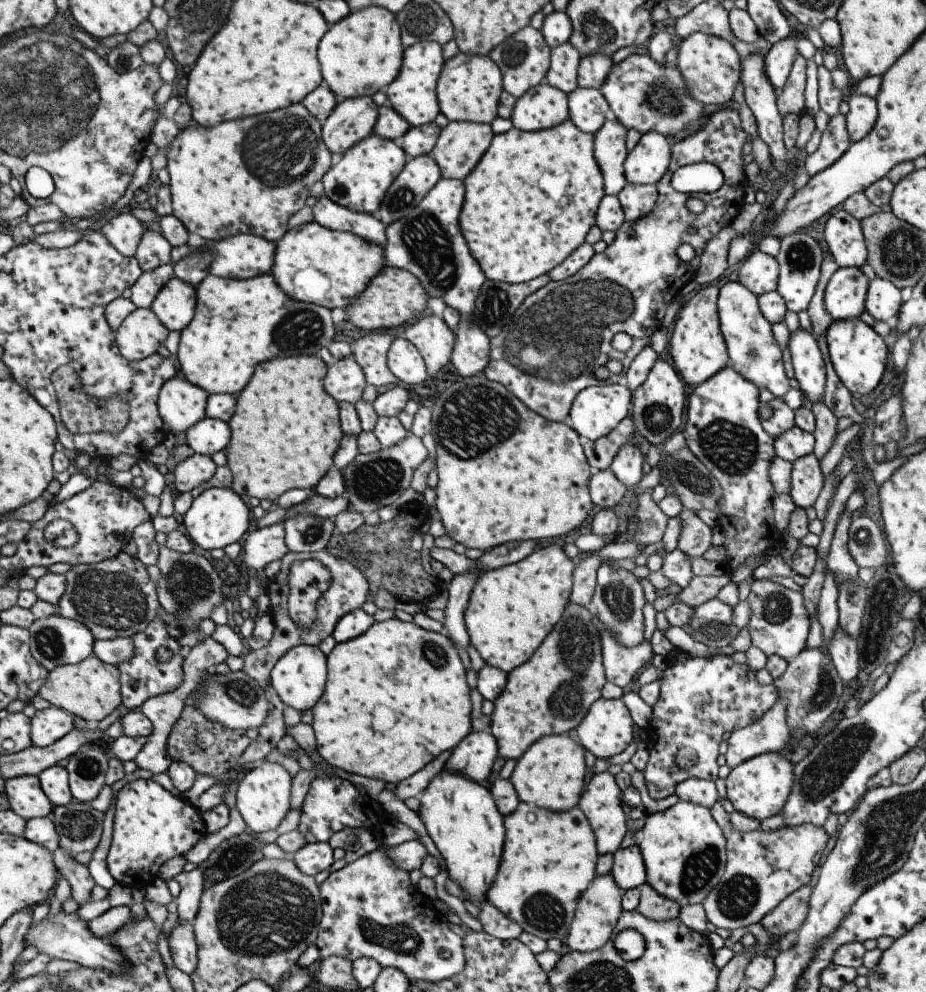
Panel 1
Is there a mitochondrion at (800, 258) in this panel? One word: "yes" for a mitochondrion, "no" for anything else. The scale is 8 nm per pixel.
yes

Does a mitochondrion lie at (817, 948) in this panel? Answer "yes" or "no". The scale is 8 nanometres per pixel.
no

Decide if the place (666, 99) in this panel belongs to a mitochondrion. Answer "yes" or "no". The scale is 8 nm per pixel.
yes

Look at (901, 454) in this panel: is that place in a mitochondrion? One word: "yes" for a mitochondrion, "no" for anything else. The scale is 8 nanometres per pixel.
no

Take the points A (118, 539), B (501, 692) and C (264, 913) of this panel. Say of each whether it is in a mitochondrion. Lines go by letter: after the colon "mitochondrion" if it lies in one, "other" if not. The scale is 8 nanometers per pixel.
A: other
B: other
C: mitochondrion

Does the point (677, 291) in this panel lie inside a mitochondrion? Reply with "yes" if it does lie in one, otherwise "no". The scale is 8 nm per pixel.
no

